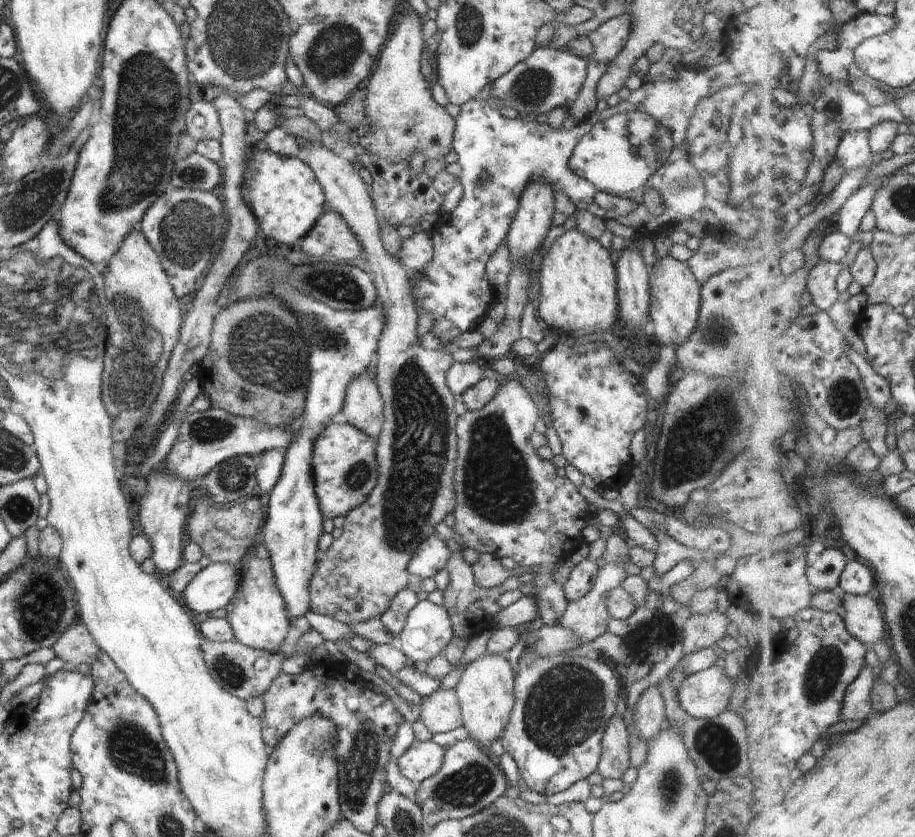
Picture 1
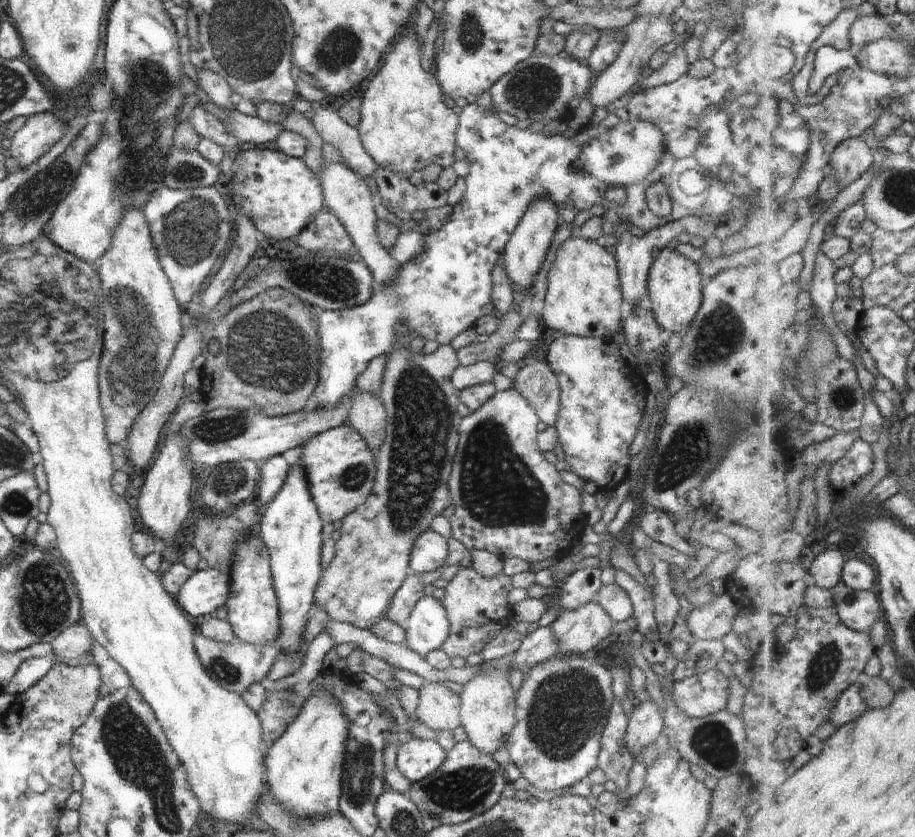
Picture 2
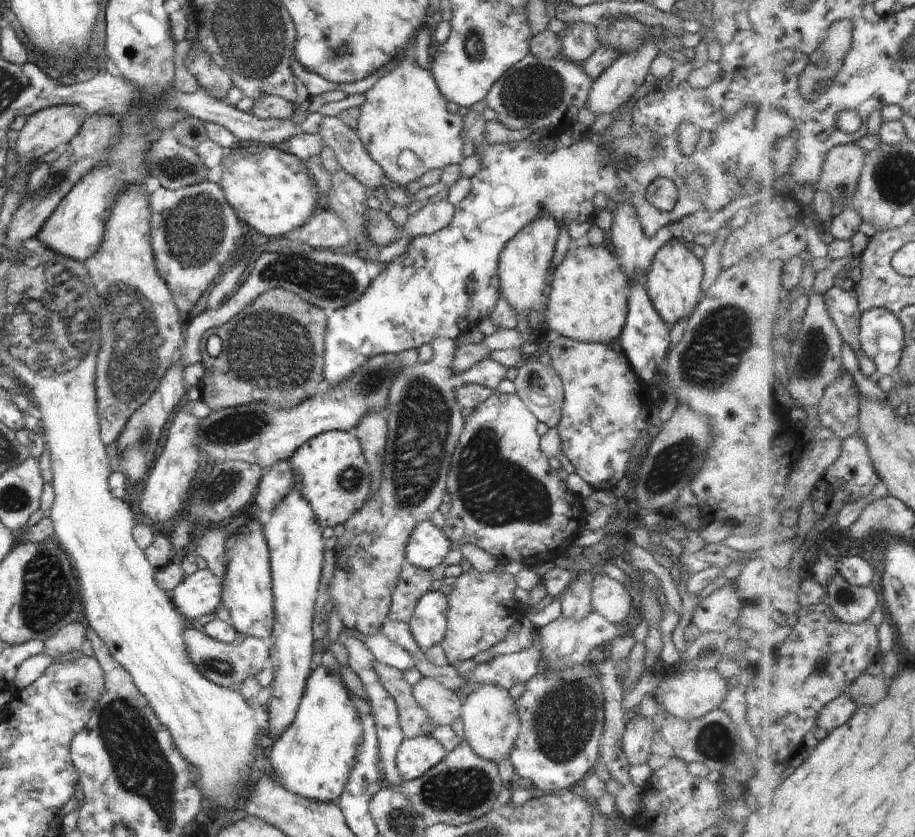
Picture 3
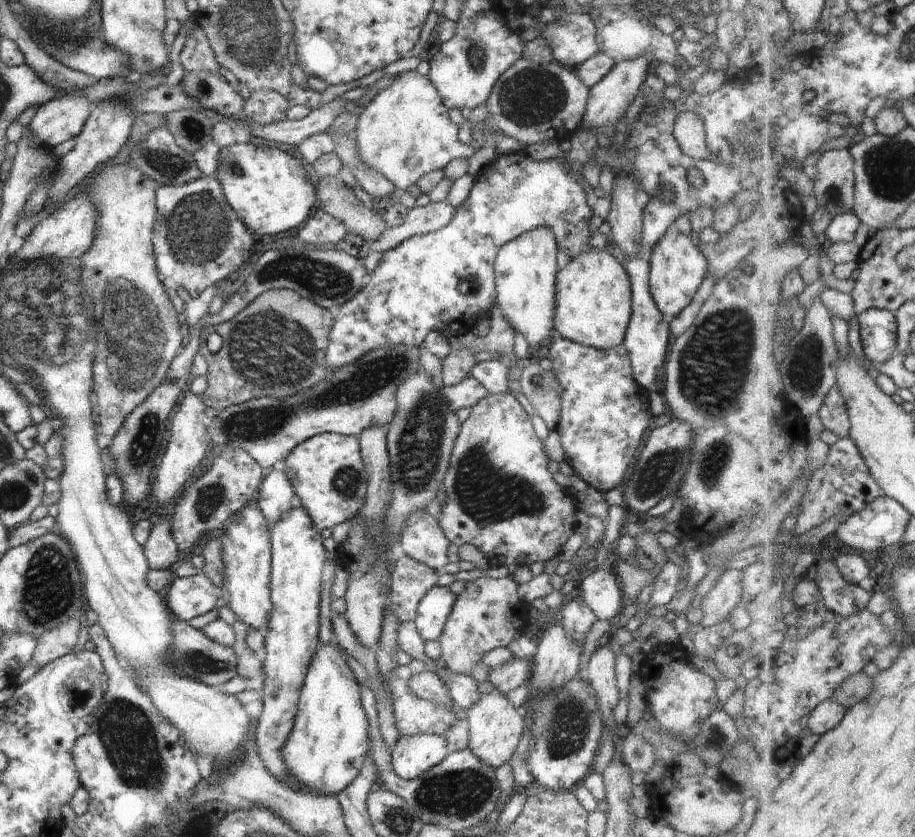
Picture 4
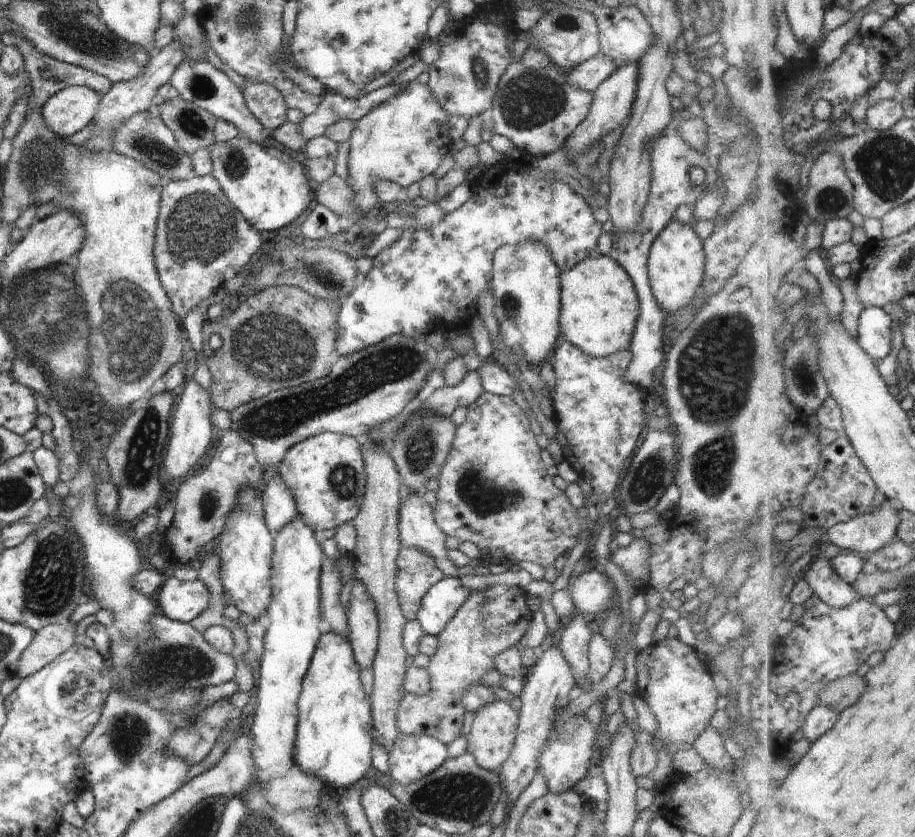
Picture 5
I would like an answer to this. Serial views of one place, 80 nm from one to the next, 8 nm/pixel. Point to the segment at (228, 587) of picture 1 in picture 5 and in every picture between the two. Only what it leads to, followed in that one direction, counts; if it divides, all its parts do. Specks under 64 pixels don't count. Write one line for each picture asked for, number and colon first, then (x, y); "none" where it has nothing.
2: (206, 590)
3: (198, 594)
4: (186, 597)
5: (179, 600)

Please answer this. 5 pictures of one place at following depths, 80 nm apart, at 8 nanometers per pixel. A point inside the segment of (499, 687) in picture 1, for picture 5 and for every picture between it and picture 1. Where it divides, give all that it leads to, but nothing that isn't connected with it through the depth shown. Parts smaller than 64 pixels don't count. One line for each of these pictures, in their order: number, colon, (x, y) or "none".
2: (487, 712)
3: (491, 723)
4: (494, 725)
5: (490, 739)

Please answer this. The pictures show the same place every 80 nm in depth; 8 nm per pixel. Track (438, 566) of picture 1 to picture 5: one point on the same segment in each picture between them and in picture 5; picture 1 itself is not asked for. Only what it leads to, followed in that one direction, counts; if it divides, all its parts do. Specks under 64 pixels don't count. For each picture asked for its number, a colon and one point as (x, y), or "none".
2: (429, 551)
3: (427, 546)
4: (422, 538)
5: (417, 528)

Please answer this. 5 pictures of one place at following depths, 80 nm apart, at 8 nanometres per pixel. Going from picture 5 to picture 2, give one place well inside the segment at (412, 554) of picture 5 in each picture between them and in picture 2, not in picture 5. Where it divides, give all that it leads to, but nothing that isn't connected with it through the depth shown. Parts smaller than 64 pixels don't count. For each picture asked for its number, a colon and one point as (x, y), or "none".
2: (404, 599)
3: (413, 582)
4: (411, 580)

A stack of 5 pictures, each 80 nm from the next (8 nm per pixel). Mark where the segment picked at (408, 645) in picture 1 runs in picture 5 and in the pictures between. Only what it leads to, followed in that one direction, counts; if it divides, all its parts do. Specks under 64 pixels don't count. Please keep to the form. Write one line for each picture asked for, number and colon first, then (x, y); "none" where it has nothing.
2: (428, 626)
3: (428, 623)
4: (434, 609)
5: (440, 603)

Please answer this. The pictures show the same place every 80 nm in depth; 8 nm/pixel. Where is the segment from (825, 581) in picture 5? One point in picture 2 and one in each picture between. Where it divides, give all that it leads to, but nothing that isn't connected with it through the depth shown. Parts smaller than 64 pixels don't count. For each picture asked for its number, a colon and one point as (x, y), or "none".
2: (860, 610)
3: (852, 604)
4: (843, 597)

